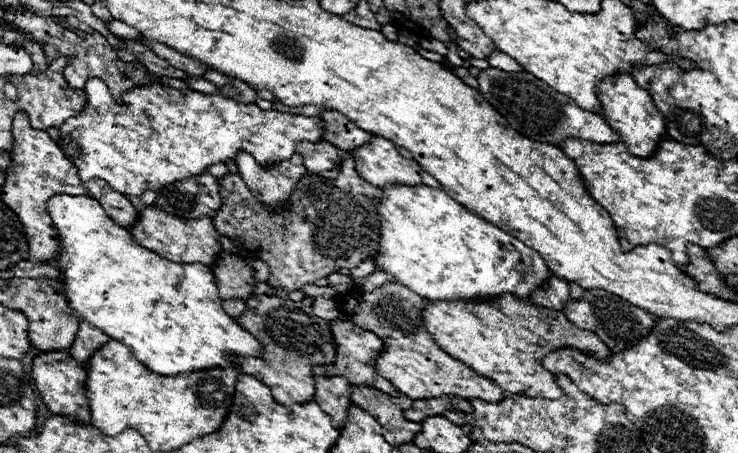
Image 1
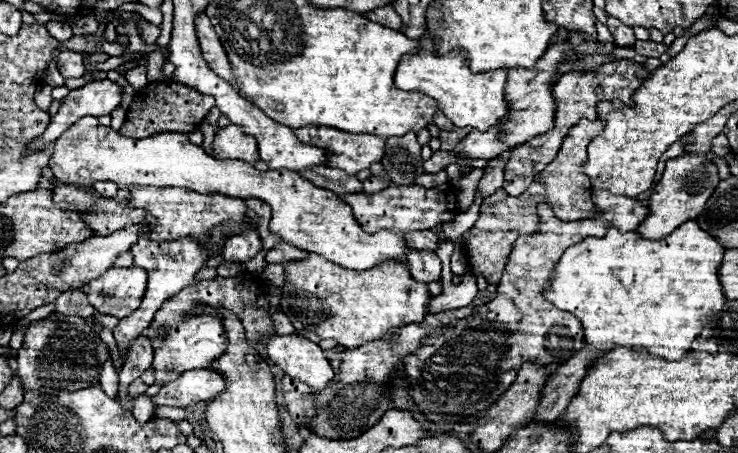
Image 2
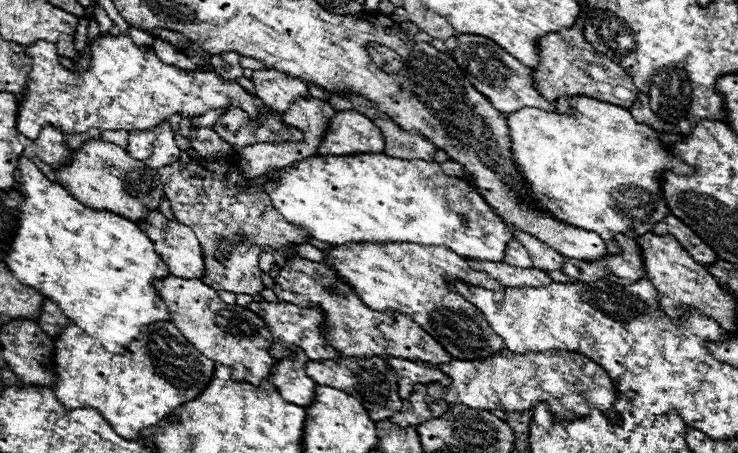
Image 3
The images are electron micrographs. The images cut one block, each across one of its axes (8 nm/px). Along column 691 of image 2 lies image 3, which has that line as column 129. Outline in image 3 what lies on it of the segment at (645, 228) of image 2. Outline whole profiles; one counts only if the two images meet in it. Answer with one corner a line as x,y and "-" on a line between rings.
88,140
84,146
80,146
74,152
72,164
68,168
56,170
56,182
86,206
114,212
132,222
140,222
148,212
158,210
164,196
158,170
140,164
140,160
132,160
126,150
104,140

